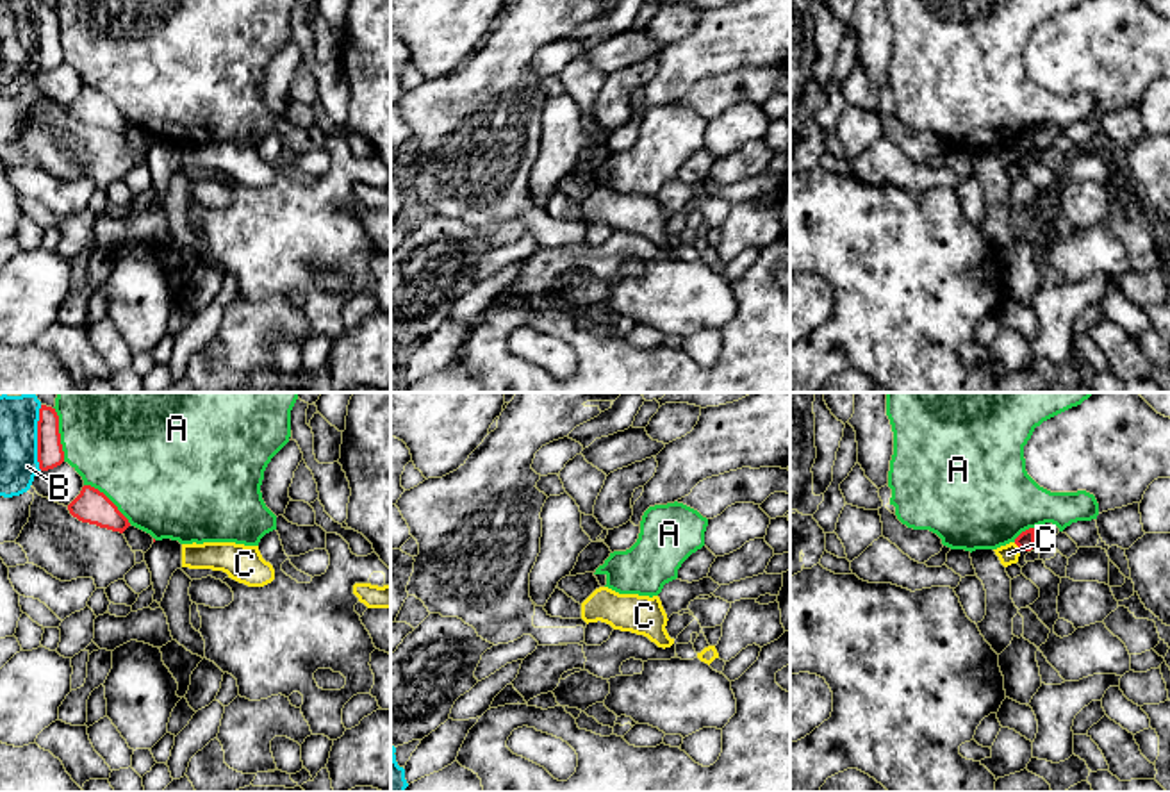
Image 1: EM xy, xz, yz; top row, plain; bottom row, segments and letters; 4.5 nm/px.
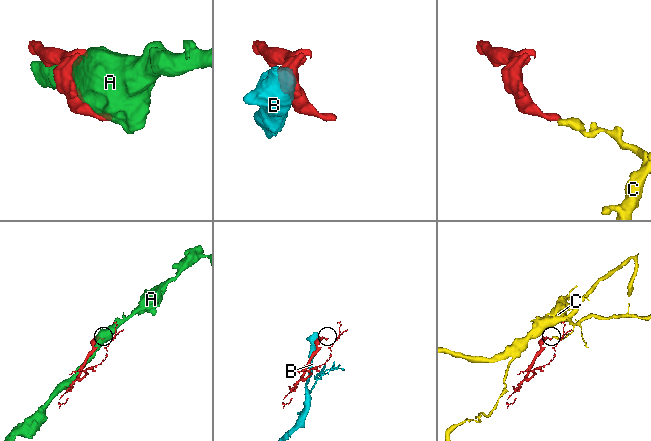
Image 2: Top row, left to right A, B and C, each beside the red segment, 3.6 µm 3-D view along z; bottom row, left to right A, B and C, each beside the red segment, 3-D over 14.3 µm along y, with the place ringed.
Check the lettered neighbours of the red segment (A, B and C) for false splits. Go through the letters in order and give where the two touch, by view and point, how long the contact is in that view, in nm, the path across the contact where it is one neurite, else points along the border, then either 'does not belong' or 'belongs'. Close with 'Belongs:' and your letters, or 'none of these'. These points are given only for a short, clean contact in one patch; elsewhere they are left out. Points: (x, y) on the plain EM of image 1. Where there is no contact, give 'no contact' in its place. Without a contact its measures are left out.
A: xy (59, 34) | 260 nm | does not belong
B: xy (38, 38) | 300 nm | does not belong
C: yz (1017, 145) | 50 nm | along yz (1013, 143), (1021, 150) | does not belong
Belongs: none of these

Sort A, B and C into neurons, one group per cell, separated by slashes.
A / B / C

